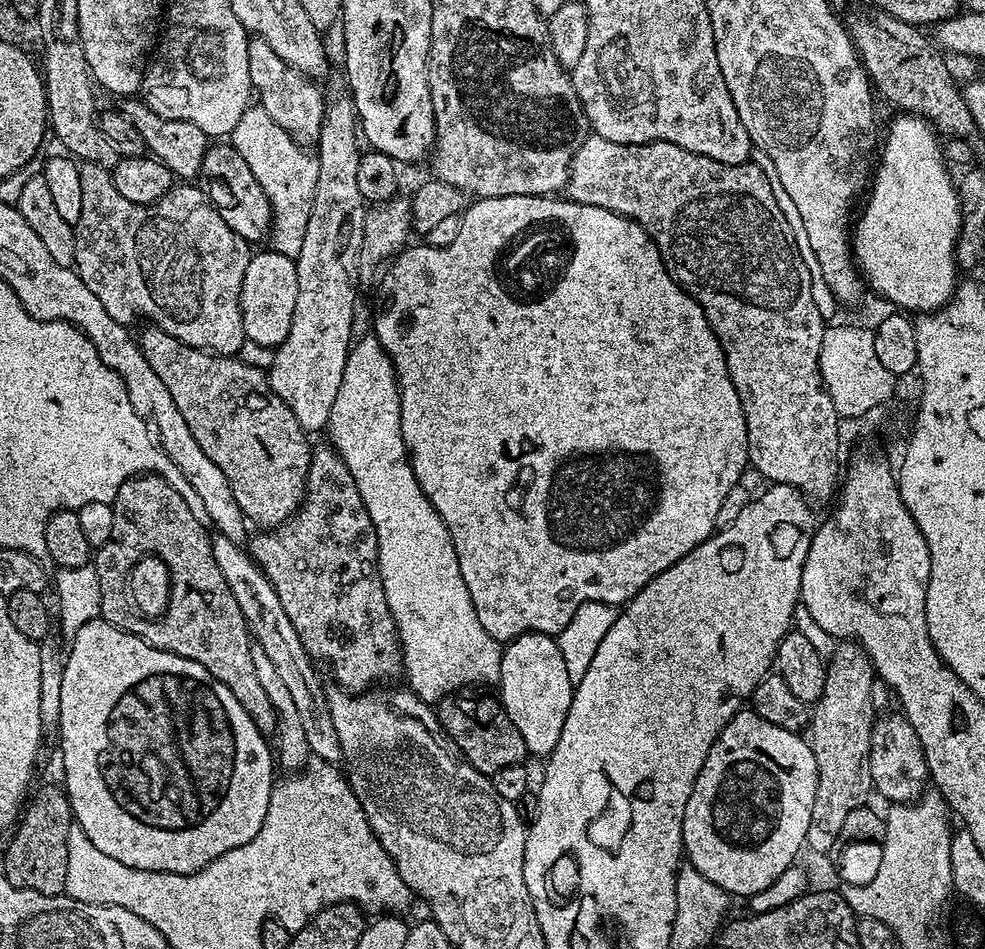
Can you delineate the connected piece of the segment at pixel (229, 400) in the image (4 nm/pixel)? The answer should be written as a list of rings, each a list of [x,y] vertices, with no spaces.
[[[148,326],[138,336],[138,343],[154,374],[162,378],[162,386],[170,390],[178,414],[186,418],[194,442],[198,442],[198,446],[206,450],[206,458],[226,474],[226,482],[230,482],[230,490],[234,490],[234,498],[238,506],[242,506],[245,517],[253,525],[260,524],[256,526],[264,530],[274,530],[279,524],[285,524],[306,499],[313,445],[308,444],[309,433],[304,431],[298,418],[294,418],[292,408],[274,394],[267,371],[246,366],[246,362],[236,356],[217,356],[214,352],[186,346],[177,336],[166,334],[155,326]]]

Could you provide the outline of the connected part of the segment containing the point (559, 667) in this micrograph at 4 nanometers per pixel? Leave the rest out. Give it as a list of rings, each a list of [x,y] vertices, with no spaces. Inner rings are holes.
[[[527,632],[503,649],[498,699],[510,722],[518,726],[518,734],[522,734],[533,757],[546,758],[558,746],[558,734],[562,734],[562,722],[566,722],[570,710],[573,687],[574,681],[566,674],[562,650],[553,637]]]

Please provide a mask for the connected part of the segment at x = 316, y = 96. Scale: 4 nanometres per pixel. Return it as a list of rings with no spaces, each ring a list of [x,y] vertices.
[[[255,38],[248,41],[248,61],[250,62],[250,82],[265,117],[278,122],[278,126],[282,126],[282,130],[286,130],[296,144],[315,145],[320,139],[326,103],[326,96],[320,93],[320,88],[316,85],[319,83],[313,82],[298,70],[294,70],[294,66],[282,62],[282,58],[278,58],[278,54],[270,50],[267,42]]]

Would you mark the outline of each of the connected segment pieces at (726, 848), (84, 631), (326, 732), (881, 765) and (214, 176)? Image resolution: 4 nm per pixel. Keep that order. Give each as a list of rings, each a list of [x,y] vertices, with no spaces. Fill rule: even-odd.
[[[741,710],[736,717],[718,734],[714,746],[710,746],[710,754],[706,754],[706,762],[702,762],[702,770],[698,770],[698,778],[690,790],[690,802],[686,802],[686,814],[682,822],[682,838],[684,839],[684,856],[687,863],[694,865],[702,878],[710,878],[714,886],[718,886],[729,897],[743,896],[749,898],[759,891],[766,890],[788,867],[795,865],[800,848],[805,847],[810,830],[810,814],[814,810],[814,794],[818,790],[818,762],[814,758],[814,750],[807,739],[803,740],[800,732],[782,730],[782,726],[774,726],[774,722],[766,722],[759,714],[751,710]]]
[[[97,618],[86,622],[67,645],[62,670],[62,706],[60,707],[60,760],[64,763],[64,780],[62,787],[68,793],[68,801],[72,807],[72,819],[106,854],[122,866],[130,866],[134,870],[150,870],[151,872],[169,872],[189,876],[202,870],[210,862],[214,862],[228,850],[238,846],[246,846],[258,830],[262,830],[262,822],[266,822],[266,806],[270,806],[270,794],[274,783],[274,752],[266,741],[265,733],[254,726],[254,718],[246,714],[242,702],[222,686],[198,662],[190,662],[181,656],[158,650],[146,641],[122,628],[115,628],[110,622]]]
[[[215,533],[212,536],[212,549],[214,550],[214,562],[218,562],[218,570],[222,570],[222,578],[226,578],[226,586],[230,586],[230,594],[234,594],[234,602],[238,602],[242,610],[249,633],[254,637],[255,643],[260,644],[262,650],[266,650],[270,662],[278,666],[278,674],[281,675],[282,682],[290,689],[290,695],[294,697],[298,719],[302,721],[302,730],[306,730],[309,753],[317,759],[325,760],[335,766],[339,765],[341,759],[338,734],[335,733],[334,722],[330,719],[326,688],[320,685],[314,661],[302,646],[302,638],[298,638],[274,586],[264,577],[251,555],[241,545],[230,541],[225,535]]]
[[[902,714],[877,719],[870,734],[870,778],[875,795],[885,796],[892,804],[911,804],[913,800],[919,800],[924,795],[930,784],[928,775],[928,763],[922,750],[922,742],[918,742],[918,734],[914,726]]]
[[[228,142],[213,143],[202,158],[199,179],[208,196],[208,201],[222,214],[222,222],[234,230],[243,240],[255,242],[269,235],[272,231],[272,207],[270,206],[262,186],[258,186],[258,178],[250,166],[246,166],[246,158],[238,154],[238,150]]]

